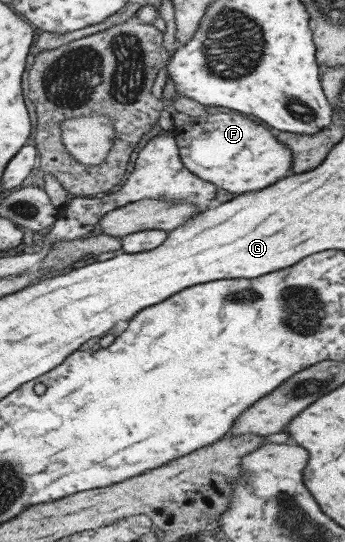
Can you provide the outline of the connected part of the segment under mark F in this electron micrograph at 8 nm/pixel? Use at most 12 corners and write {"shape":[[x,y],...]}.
{"shape":[[172,111],[181,163],[237,195],[291,175],[291,150],[239,111]]}

